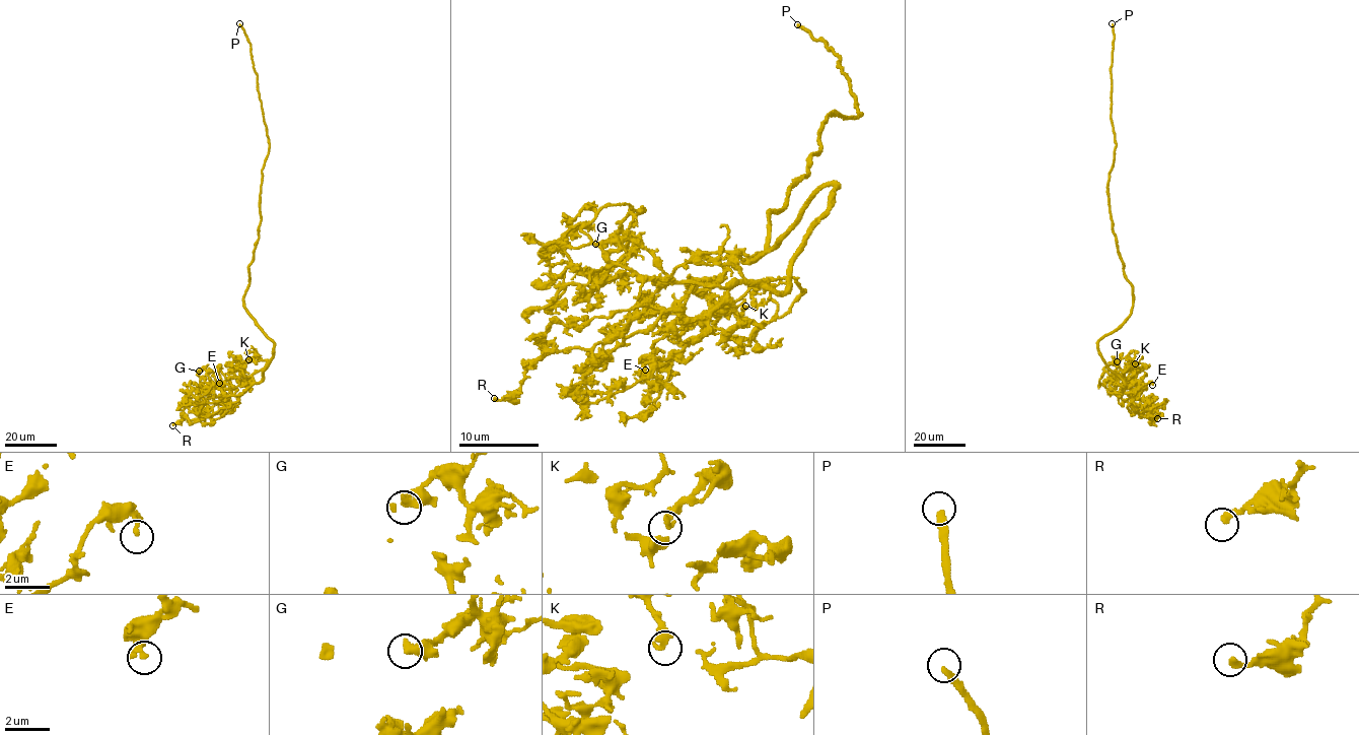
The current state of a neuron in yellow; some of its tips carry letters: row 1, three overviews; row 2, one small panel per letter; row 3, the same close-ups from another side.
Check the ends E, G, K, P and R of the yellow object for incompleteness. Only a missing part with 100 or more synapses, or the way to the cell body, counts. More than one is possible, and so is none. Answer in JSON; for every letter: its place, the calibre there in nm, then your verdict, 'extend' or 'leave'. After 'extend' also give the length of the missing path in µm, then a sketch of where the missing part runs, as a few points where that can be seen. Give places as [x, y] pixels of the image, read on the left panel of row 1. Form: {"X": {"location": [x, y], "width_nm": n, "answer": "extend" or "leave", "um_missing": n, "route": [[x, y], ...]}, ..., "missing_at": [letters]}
{"E": {"location": [219, 383], "width_nm": 170, "answer": "leave"}, "G": {"location": [199, 371], "width_nm": 440, "answer": "leave"}, "K": {"location": [248, 359], "width_nm": 320, "answer": "leave"}, "P": {"location": [239, 23], "width_nm": 260, "answer": "extend", "um_missing": 50}, "R": {"location": [172, 425], "width_nm": 280, "answer": "leave"}, "missing_at": ["P"]}

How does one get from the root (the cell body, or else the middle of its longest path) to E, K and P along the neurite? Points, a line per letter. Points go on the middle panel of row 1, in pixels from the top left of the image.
E: (768, 236), (743, 264), (837, 187), (783, 291), (735, 283), (712, 310), (680, 318), (645, 370)
K: (768, 236), (743, 264), (837, 187), (790, 283), (757, 283), (792, 277), (799, 297), (761, 324), (745, 306)
P: (768, 236), (771, 211), (818, 152), (827, 117), (862, 114), (839, 55), (797, 24)

